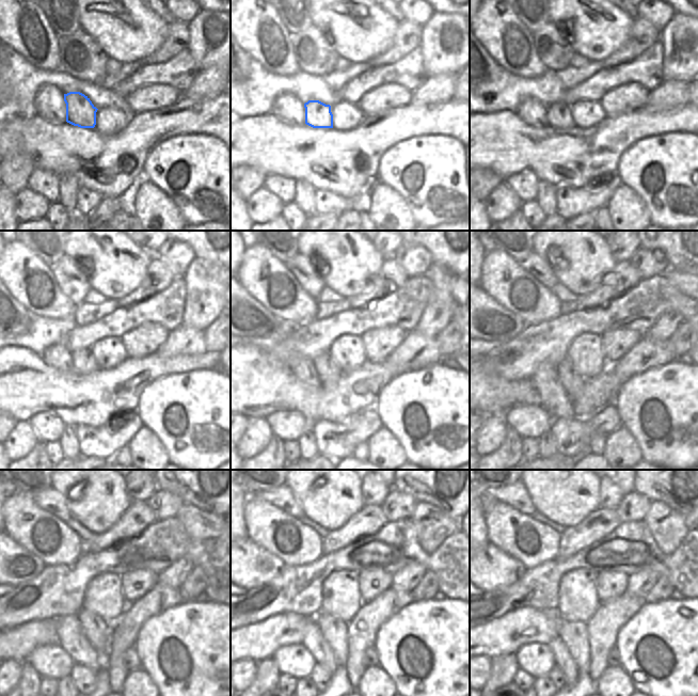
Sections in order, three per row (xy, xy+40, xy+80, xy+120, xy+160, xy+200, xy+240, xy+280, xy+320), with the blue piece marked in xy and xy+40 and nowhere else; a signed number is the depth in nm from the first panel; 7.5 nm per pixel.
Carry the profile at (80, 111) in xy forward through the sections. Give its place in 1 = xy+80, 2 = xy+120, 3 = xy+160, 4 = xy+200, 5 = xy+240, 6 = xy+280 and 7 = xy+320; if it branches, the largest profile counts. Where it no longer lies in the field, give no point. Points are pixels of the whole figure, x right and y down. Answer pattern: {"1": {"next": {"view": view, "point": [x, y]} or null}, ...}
{"1": {"next": {"view": "xy+80", "point": [558, 115]}}, "2": {"next": {"view": "xy+120", "point": [83, 360]}}, "3": {"next": {"view": "xy+160", "point": [328, 372]}}, "4": {"next": {"view": "xy+200", "point": [571, 380]}}, "5": {"next": {"view": "xy+240", "point": [97, 630]}}, "6": {"next": {"view": "xy+280", "point": [335, 631]}}, "7": {"next": {"view": "xy+320", "point": [574, 634]}}}

